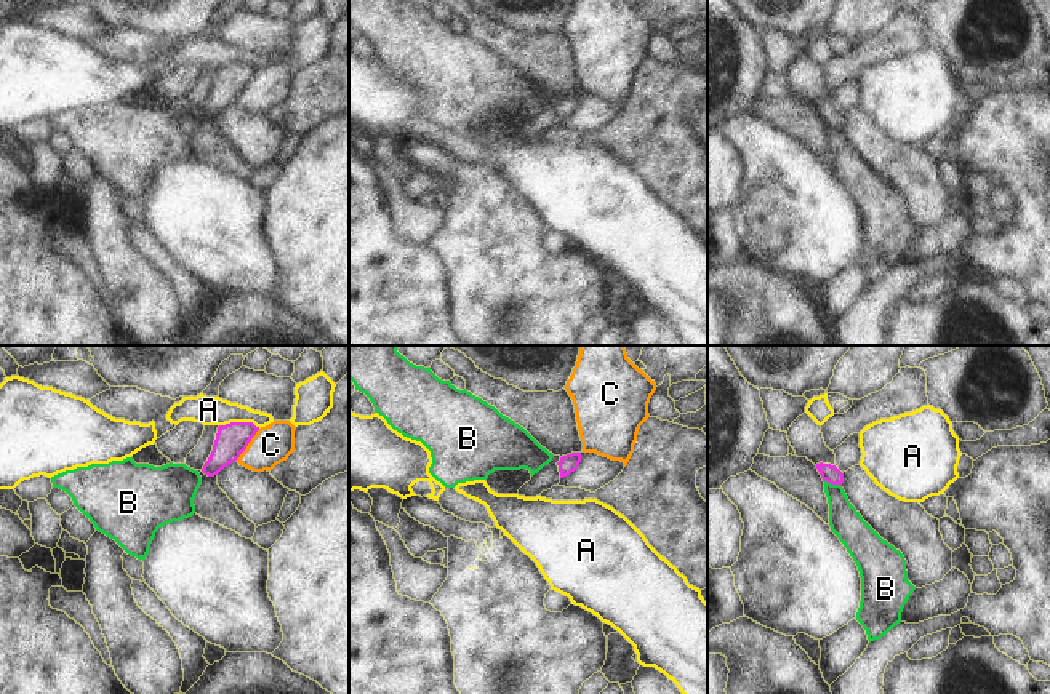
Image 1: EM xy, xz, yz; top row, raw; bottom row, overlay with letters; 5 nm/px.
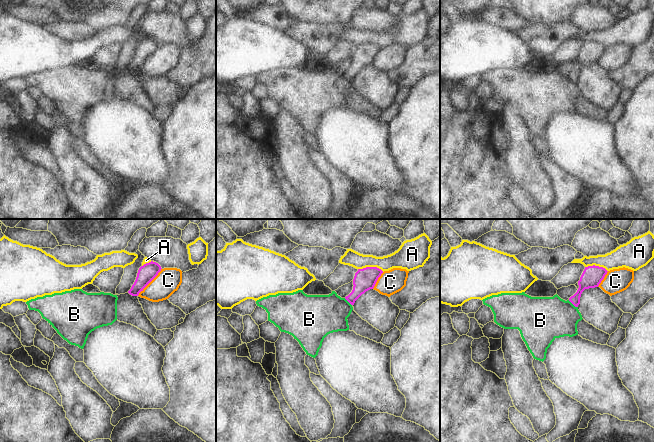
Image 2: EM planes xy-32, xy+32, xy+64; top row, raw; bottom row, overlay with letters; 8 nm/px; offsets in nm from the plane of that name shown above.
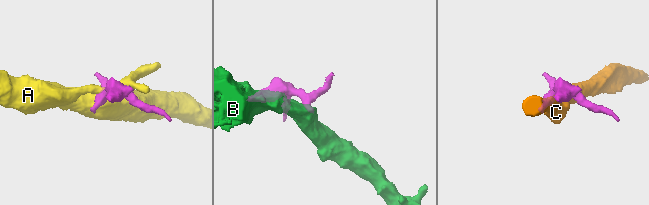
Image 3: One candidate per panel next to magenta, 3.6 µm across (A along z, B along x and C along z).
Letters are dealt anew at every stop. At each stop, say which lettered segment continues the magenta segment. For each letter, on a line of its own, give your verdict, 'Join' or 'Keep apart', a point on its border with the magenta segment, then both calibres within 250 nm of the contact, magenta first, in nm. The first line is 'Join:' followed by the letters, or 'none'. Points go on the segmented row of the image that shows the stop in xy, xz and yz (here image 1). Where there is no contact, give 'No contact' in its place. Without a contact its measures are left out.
Join: none
A: Keep apart. Touches magenta at xy (240, 422). Thickness 160 nm (magenta) against 140 nm
B: Keep apart. Touches magenta at yz (833, 483). Thickness 90 nm (magenta) against 160 nm
C: Keep apart. Touches magenta at xy (247, 445). Thickness 160 nm (magenta) against 200 nm.

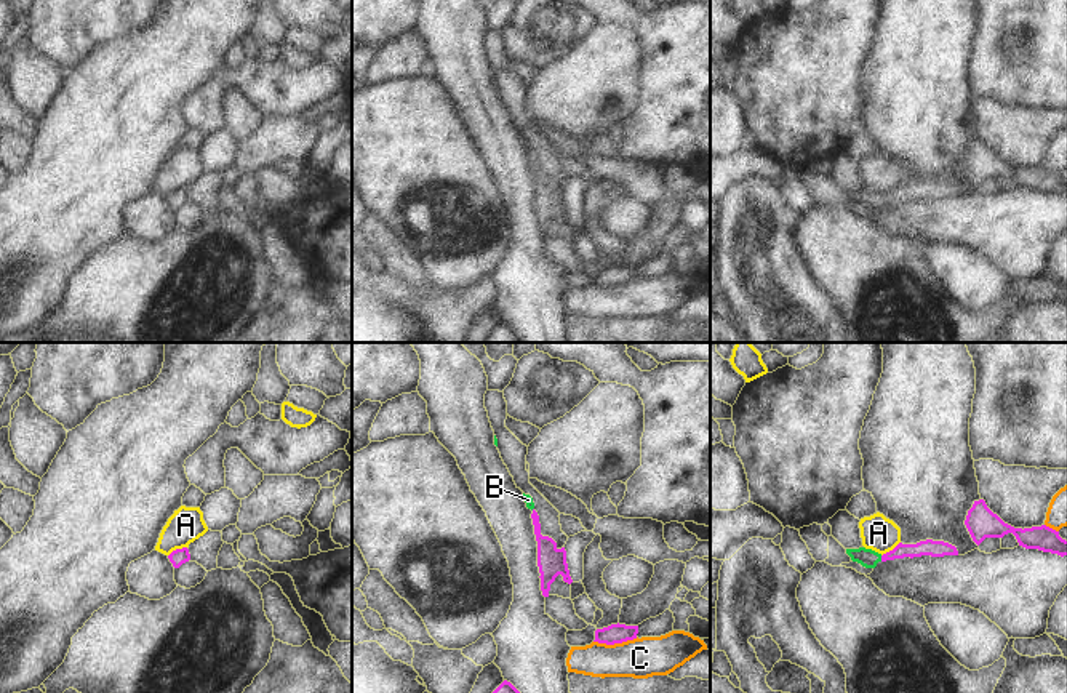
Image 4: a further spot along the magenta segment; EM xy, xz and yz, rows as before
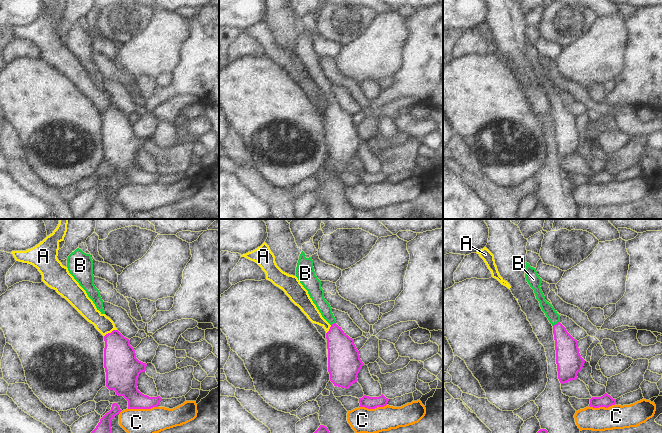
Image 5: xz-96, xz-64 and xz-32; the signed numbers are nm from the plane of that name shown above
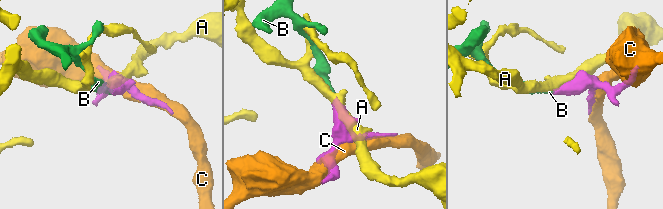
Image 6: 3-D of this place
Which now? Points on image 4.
Join: B
A: Keep apart. Touches magenta at xy (176, 549). Thickness 80 nm (magenta) against 170 nm
B: Join. Touches magenta at yz (882, 559). Thickness 80 nm (magenta) against 90 nm
C: Keep apart. Touches magenta at xz (615, 642). Thickness 100 nm (magenta) against 200 nm.

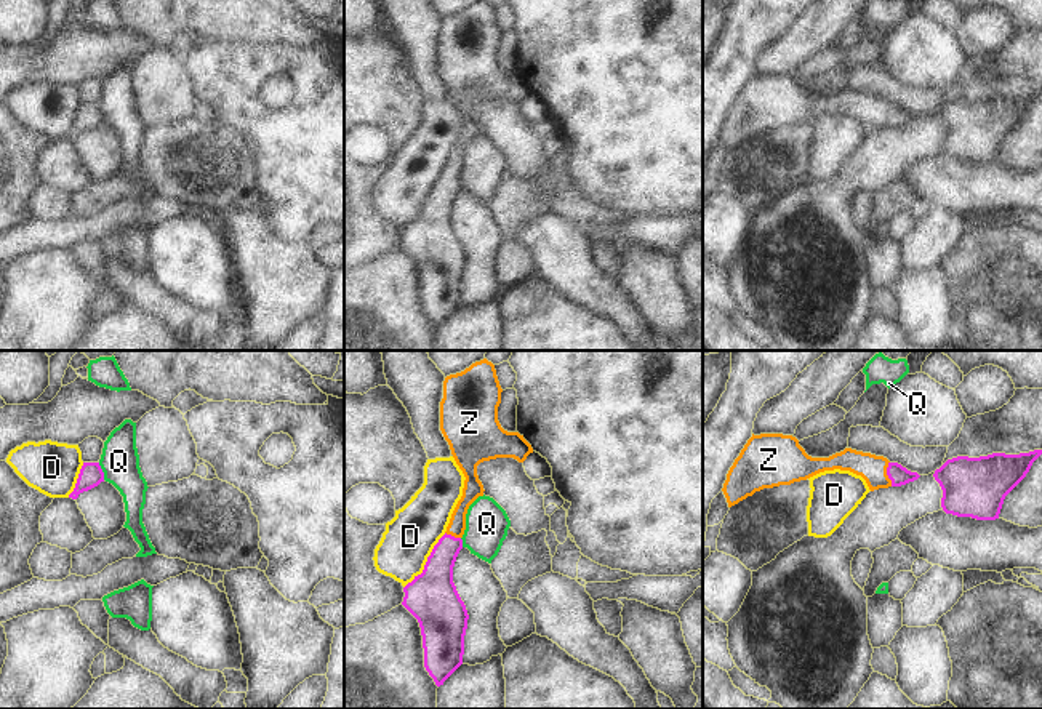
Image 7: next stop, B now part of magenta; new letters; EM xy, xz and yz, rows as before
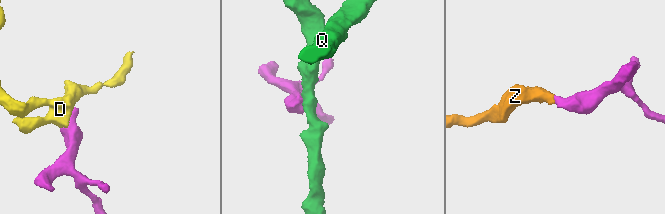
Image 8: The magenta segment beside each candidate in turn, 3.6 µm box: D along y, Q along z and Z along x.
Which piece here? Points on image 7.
Join: Z
D: Keep apart. Touches magenta at xz (426, 562). Thickness 260 nm (magenta) against 260 nm
Q: Keep apart. Touches magenta at xy (101, 471). Thickness 120 nm (magenta) against 190 nm
Z: Join. Touches magenta at yz (887, 474). Thickness 100 nm (magenta) against 140 nm.

